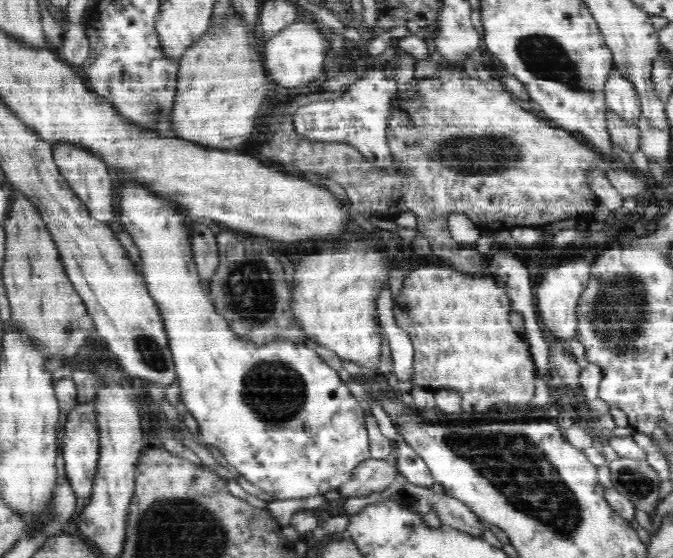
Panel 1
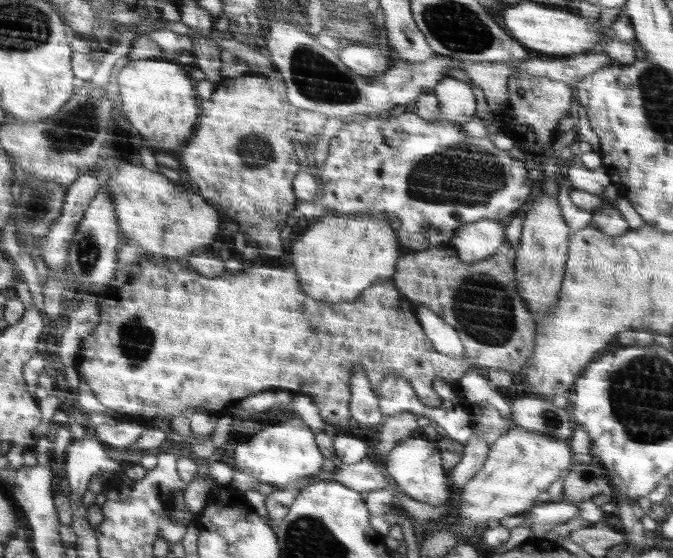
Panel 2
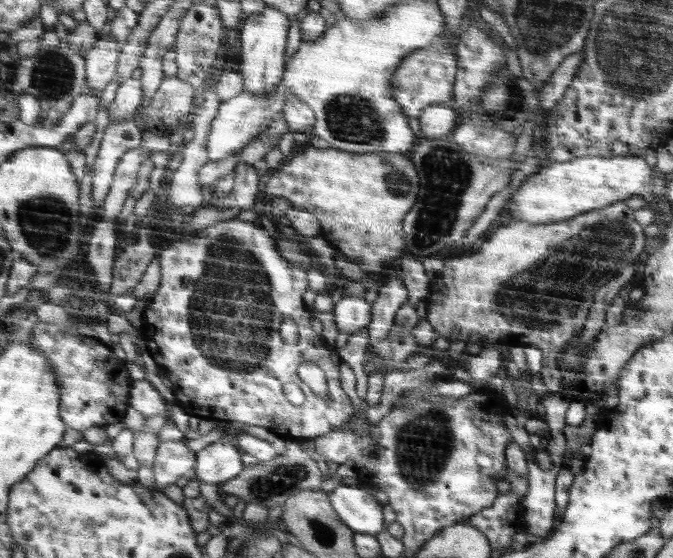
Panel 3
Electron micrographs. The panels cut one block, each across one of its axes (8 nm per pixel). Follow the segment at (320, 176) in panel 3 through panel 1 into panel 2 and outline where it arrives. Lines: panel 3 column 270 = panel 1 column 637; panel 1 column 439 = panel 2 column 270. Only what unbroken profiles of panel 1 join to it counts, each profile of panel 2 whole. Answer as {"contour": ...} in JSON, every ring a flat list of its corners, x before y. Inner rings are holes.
{"contour":[[277,71,268,76,249,73,237,78,222,78,211,92,214,94,202,101,194,137,181,148,180,164,198,190,202,190,200,194,236,221,251,243,259,246,266,242,280,242,280,232,288,224,288,212,296,206,292,180,298,174,298,162,294,162,296,154,290,142,290,124,296,122,298,108,289,102,288,96,284,96,283,77]]}

